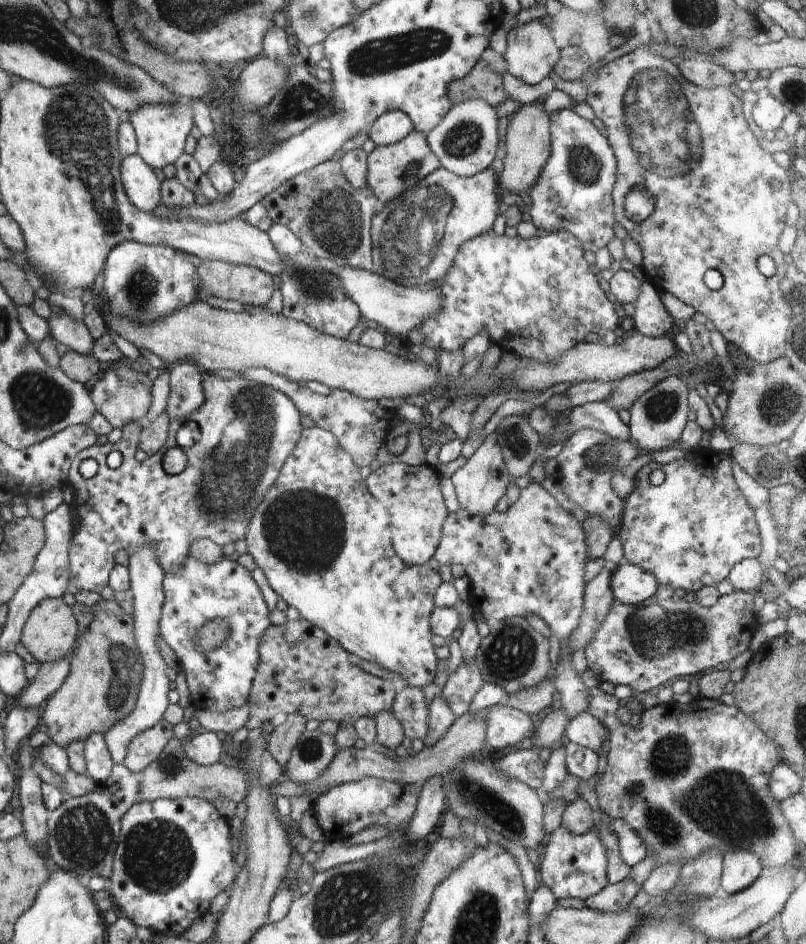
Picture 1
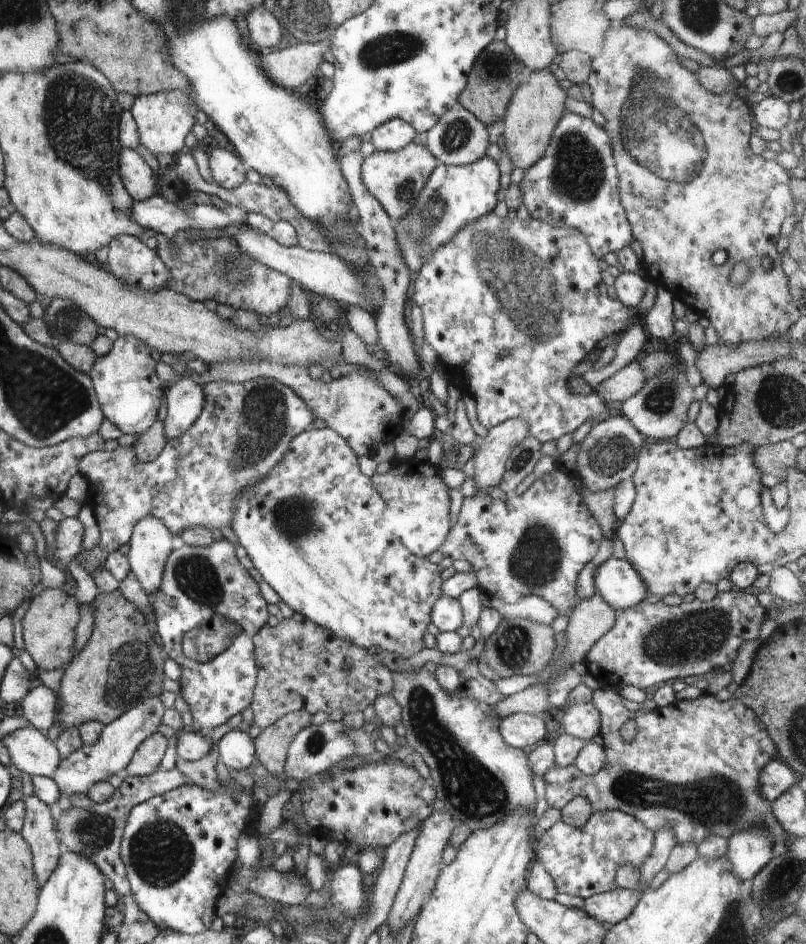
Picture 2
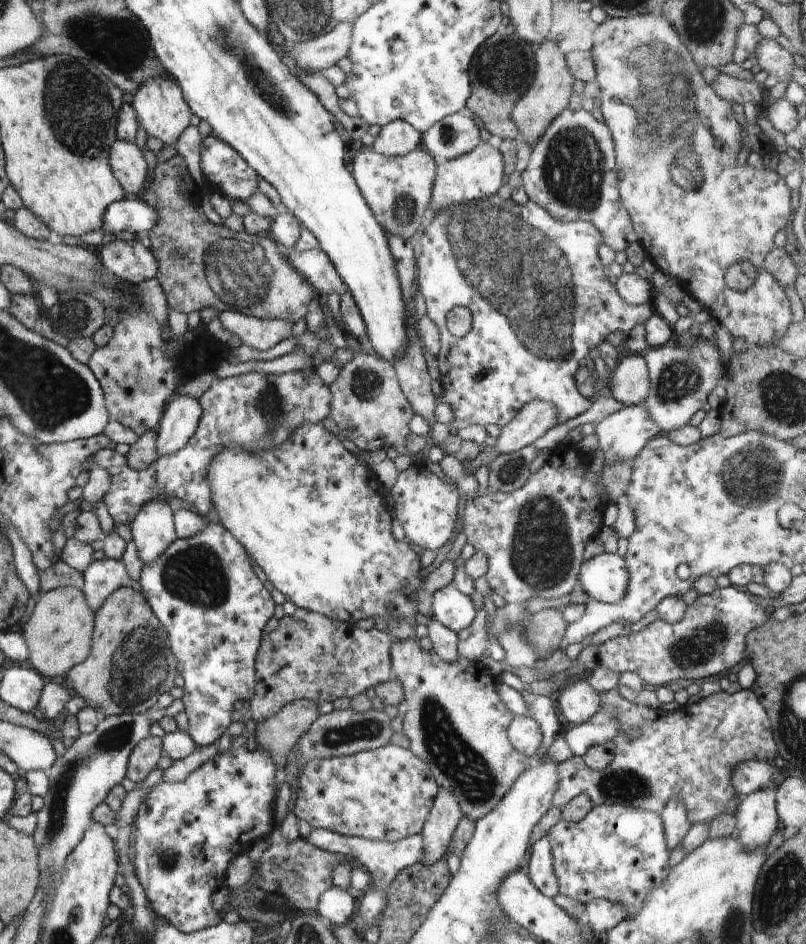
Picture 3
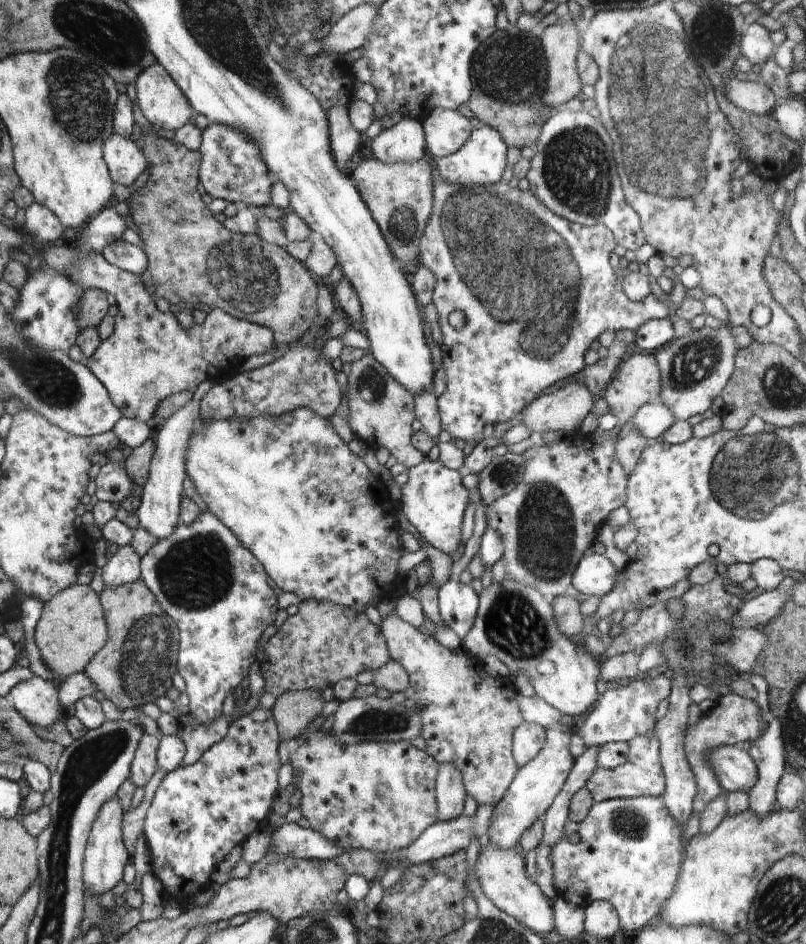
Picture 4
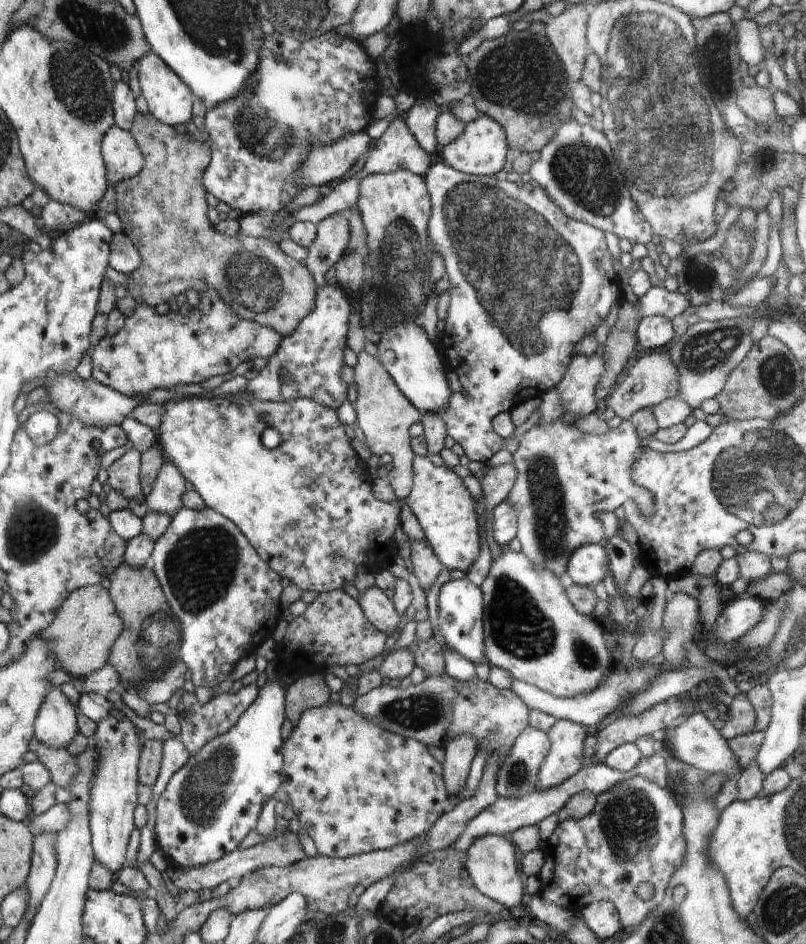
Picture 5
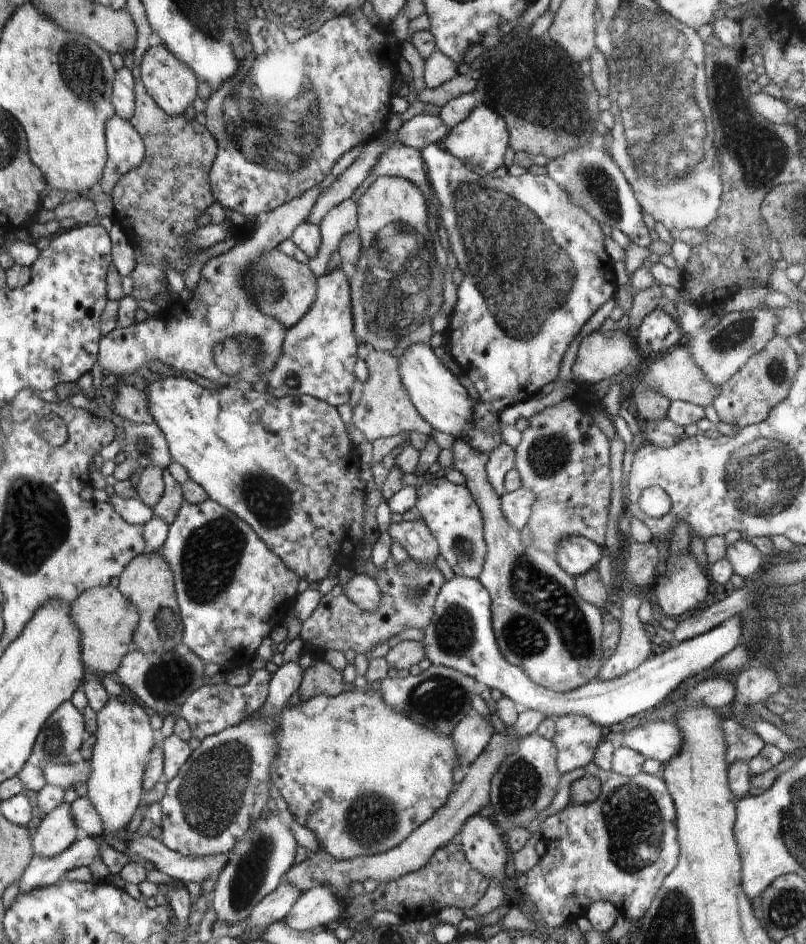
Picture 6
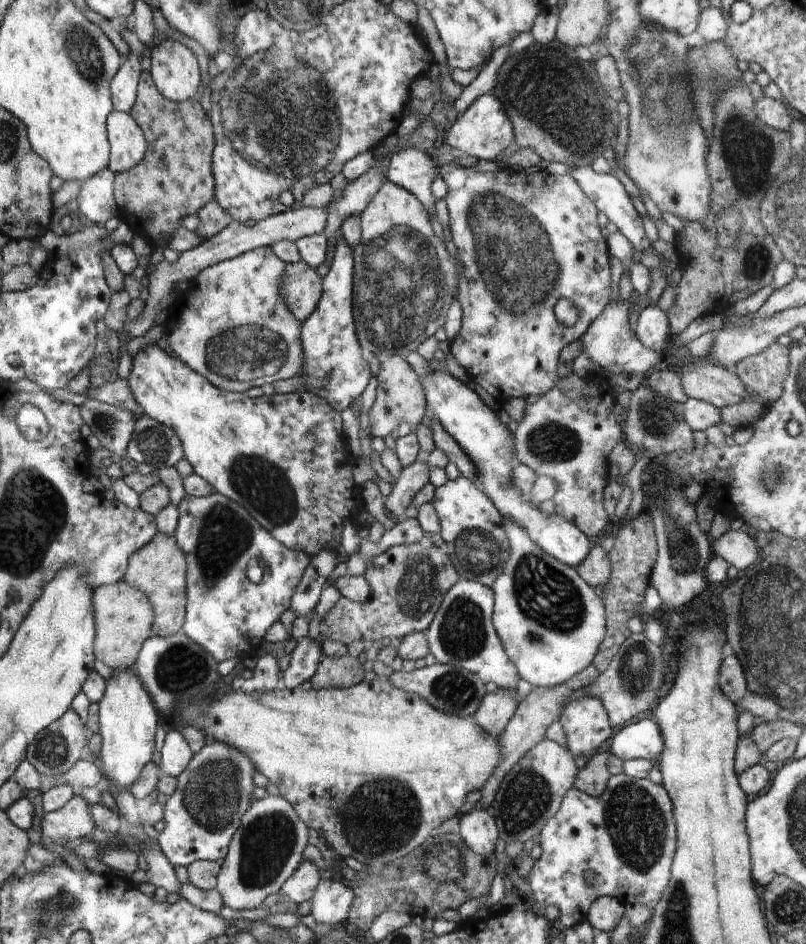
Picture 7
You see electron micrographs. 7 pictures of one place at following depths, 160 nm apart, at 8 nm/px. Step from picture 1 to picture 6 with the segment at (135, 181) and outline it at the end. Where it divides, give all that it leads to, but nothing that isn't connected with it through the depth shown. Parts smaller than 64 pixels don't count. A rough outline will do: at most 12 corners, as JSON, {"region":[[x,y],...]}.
{"region":[[110,118],[110,155],[98,190],[111,194],[144,161],[141,135]]}

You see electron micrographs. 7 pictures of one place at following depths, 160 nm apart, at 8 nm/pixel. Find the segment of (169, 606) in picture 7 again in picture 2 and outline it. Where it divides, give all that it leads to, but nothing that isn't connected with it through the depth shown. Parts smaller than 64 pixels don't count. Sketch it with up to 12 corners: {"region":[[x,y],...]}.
{"region":[[99,593],[64,668],[63,730],[105,727],[150,696],[164,658],[143,612]]}

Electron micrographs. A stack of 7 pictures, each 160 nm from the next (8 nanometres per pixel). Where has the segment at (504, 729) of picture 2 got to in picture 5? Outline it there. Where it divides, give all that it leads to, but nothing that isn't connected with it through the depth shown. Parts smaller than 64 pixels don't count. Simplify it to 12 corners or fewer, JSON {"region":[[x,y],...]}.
{"region":[[522,730],[499,766],[497,796],[517,799],[539,788],[550,749],[547,733]]}

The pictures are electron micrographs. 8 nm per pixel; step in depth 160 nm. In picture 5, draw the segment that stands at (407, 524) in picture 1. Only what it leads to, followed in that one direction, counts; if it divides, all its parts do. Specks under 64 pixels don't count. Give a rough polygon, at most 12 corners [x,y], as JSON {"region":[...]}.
{"region":[[415,455],[404,502],[443,566],[467,574],[476,502],[451,468]]}

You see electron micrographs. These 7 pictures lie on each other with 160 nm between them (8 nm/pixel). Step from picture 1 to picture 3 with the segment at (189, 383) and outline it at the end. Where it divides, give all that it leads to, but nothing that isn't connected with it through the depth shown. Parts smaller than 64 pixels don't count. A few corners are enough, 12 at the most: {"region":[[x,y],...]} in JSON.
{"region":[[176,395],[158,426],[158,457],[196,432],[199,400]]}

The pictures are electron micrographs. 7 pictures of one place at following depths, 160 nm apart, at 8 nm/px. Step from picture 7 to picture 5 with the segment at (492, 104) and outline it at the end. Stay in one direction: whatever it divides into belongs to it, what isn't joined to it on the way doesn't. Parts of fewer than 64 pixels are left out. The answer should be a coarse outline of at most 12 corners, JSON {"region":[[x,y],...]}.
{"region":[[480,114],[439,148],[457,171],[492,177],[504,166],[507,136]]}

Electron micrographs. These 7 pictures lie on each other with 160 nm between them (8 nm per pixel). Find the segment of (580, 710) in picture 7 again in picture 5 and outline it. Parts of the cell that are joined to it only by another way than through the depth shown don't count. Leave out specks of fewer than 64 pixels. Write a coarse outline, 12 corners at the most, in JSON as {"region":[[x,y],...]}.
{"region":[[556,719],[538,793],[564,782],[586,762],[584,725]]}

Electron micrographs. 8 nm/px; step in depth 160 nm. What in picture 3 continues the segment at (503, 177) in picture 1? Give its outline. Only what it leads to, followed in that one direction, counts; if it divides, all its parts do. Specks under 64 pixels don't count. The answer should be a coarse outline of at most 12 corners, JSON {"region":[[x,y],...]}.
{"region":[[558,44],[536,49],[533,84],[510,118],[534,146],[569,108],[575,79]]}

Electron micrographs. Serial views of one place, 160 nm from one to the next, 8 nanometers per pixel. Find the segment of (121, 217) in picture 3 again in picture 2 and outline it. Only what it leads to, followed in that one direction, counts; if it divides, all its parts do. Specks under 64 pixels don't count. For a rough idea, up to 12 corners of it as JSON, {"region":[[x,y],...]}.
{"region":[[162,195],[133,201],[129,217],[169,239],[186,229],[244,224],[242,207],[183,209]]}

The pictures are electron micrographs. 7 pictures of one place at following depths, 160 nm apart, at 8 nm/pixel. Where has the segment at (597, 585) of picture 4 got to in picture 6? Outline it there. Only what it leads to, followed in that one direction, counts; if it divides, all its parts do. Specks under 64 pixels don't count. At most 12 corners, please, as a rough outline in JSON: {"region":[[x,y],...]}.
{"region":[[580,536],[558,542],[556,562],[578,577],[597,567],[605,549]]}

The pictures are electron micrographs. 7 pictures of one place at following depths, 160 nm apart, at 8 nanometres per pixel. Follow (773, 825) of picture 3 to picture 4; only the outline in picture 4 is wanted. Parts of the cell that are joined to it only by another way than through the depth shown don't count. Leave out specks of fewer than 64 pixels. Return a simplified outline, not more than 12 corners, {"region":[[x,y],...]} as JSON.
{"region":[[768,719],[747,753],[759,774],[748,809],[761,818],[776,807],[785,772],[782,728]]}

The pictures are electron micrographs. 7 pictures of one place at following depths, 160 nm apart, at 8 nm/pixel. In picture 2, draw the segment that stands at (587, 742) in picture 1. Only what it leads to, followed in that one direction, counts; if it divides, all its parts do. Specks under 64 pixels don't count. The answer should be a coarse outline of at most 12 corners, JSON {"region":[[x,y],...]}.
{"region":[[591,701],[571,704],[561,732],[585,741],[600,736],[601,716]]}

